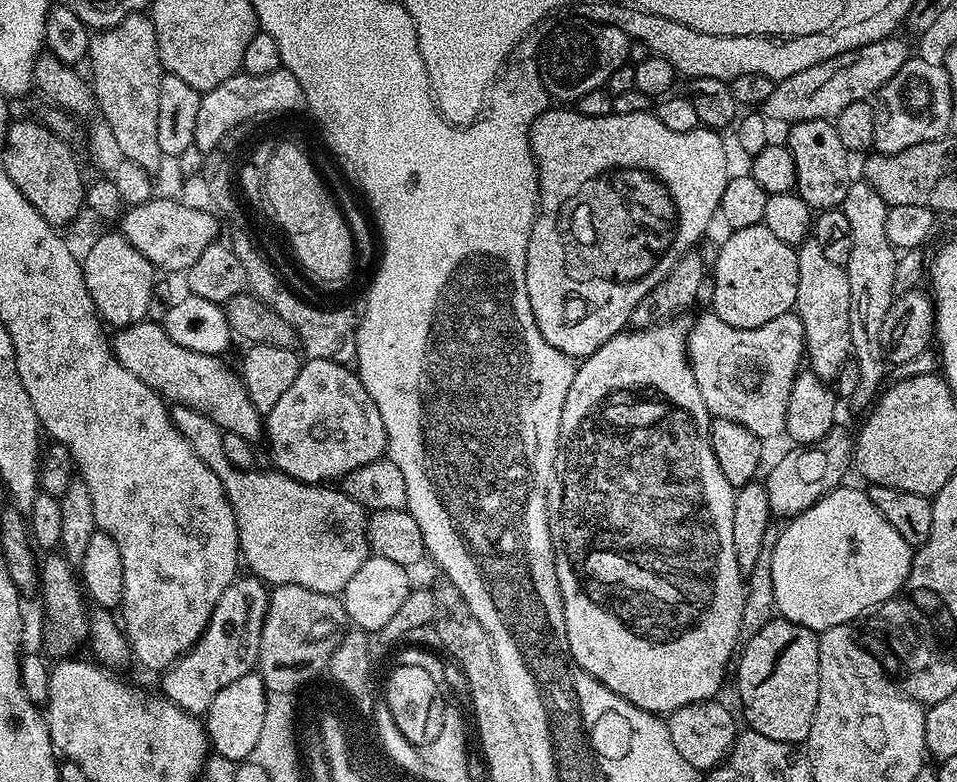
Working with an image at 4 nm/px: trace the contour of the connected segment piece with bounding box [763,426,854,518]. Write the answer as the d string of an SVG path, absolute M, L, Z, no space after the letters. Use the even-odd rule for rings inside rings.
M843 426L831 428L826 438L811 446L796 446L791 449L768 472L768 480L763 481L768 495L771 515L791 518L800 516L814 502L818 502L827 492L845 483L844 475L850 472L850 461L854 456L854 440Z

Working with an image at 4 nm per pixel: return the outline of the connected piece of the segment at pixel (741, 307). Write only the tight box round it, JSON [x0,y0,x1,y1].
[710,224,798,328]

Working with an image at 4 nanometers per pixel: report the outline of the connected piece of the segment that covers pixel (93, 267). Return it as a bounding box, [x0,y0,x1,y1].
[82,234,154,330]

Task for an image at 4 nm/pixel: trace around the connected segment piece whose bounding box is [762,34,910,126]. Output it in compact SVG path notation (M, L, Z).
M900 34L885 36L861 48L838 54L810 70L801 70L799 74L790 74L790 78L779 81L773 87L770 98L762 105L762 112L769 121L791 126L803 120L835 121L846 106L853 102L871 101L880 88L886 86L898 70L910 57L908 44Z

